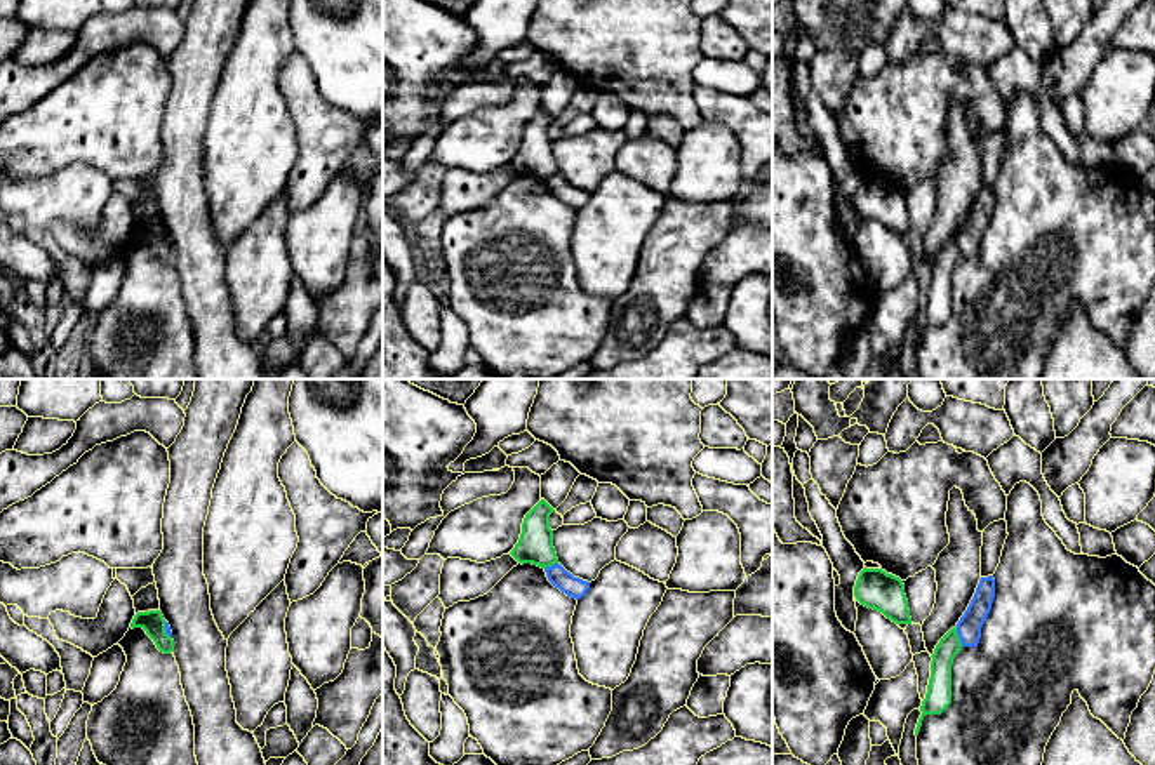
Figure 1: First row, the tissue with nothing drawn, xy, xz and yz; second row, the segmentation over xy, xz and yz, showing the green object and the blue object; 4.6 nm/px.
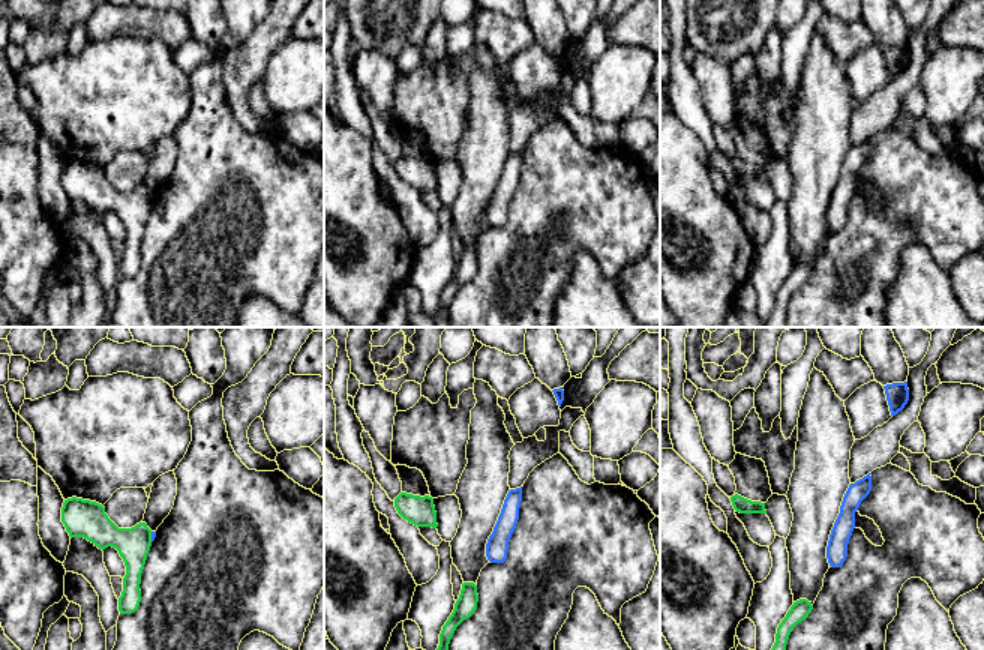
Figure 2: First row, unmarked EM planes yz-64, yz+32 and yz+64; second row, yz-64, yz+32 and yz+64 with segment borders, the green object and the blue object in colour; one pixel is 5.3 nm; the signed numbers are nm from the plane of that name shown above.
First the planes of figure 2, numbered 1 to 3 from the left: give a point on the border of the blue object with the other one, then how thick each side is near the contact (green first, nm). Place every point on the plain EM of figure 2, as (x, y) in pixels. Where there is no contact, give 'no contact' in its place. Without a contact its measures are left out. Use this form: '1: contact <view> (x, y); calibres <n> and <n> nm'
1: contact yz-64 (150, 200); calibres 180 and 30 nm
2: no contact
3: no contact

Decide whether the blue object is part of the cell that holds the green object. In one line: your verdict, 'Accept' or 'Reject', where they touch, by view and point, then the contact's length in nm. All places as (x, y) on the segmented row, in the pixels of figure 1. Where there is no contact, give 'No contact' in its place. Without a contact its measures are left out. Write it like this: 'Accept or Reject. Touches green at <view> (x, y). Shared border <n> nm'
Reject. Touches green at yz (957, 637). Shared border 100 nm

